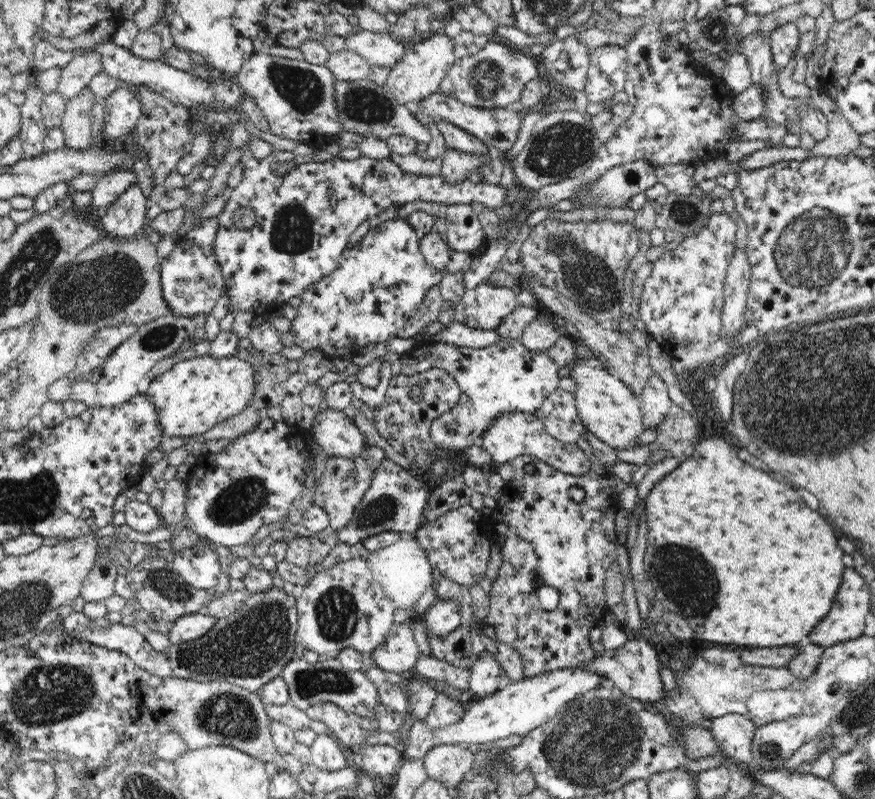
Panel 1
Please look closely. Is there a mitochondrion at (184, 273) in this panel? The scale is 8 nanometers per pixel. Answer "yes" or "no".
no

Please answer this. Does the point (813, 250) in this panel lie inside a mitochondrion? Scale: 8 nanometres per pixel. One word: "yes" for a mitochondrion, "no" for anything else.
yes

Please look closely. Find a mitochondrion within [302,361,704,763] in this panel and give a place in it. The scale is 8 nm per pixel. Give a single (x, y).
(337, 614)

